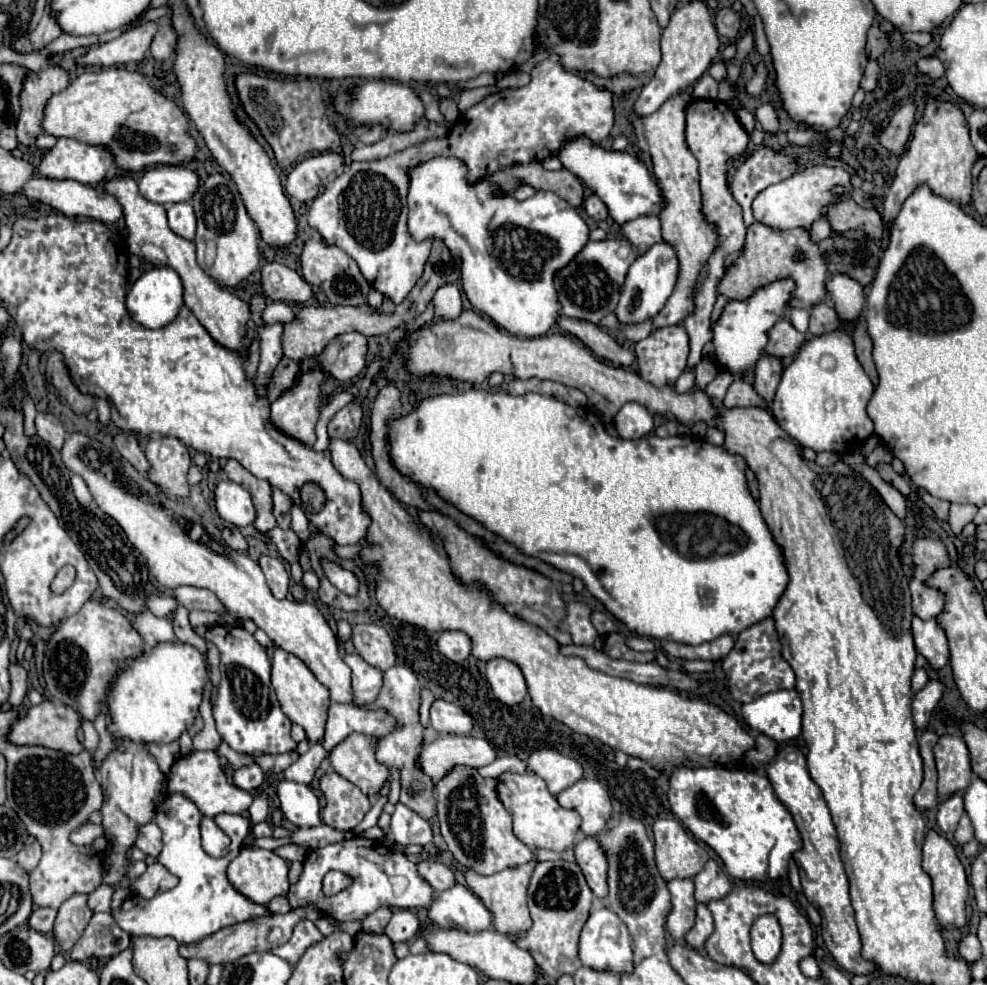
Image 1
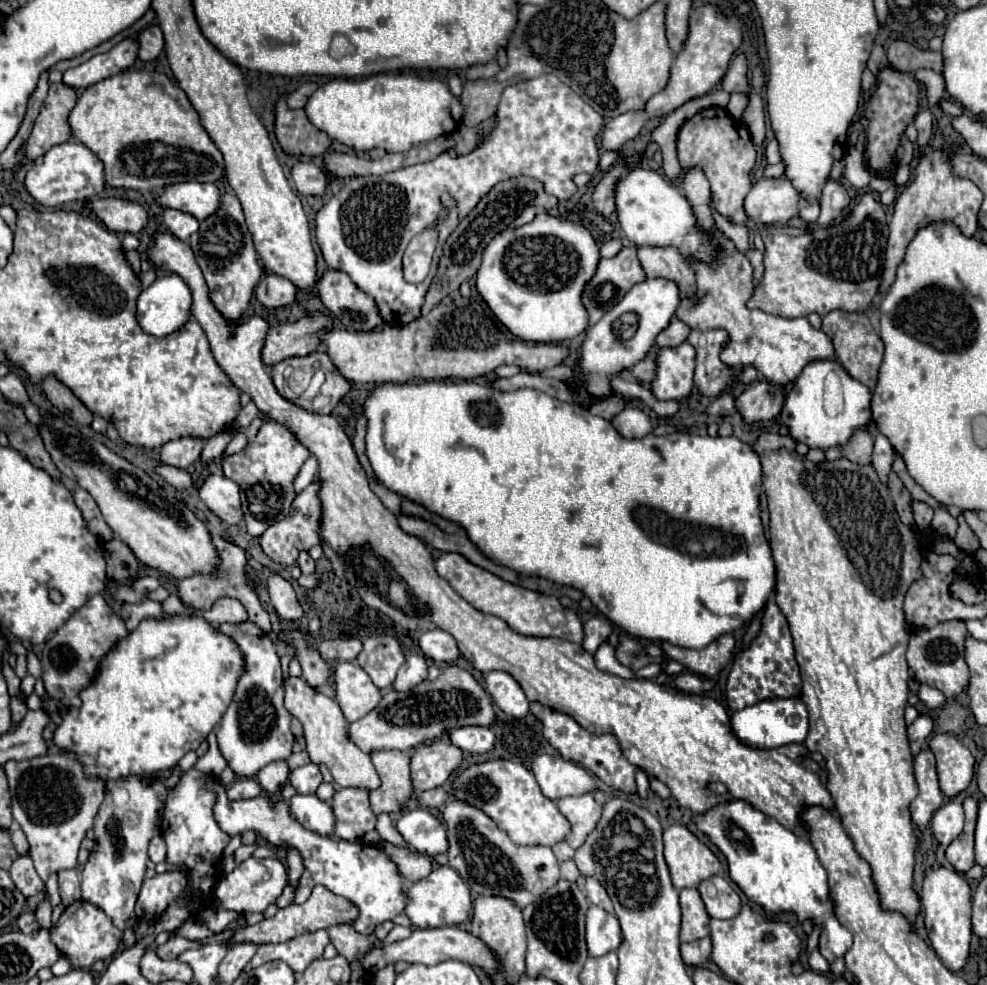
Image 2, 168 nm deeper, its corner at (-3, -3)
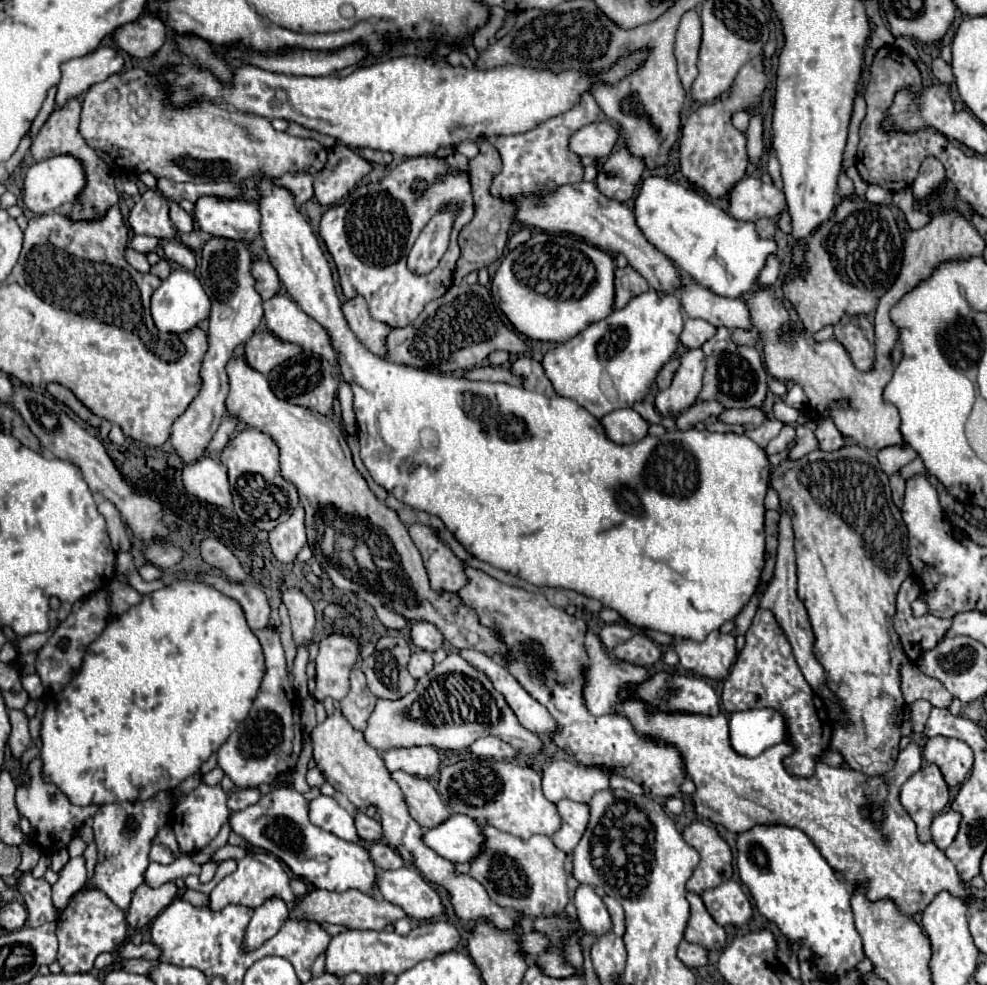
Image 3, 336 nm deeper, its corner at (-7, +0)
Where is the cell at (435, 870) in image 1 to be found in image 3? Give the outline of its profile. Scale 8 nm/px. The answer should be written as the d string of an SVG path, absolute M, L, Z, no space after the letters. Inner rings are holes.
M378 841L378 843L374 843L374 845L370 843L370 845L368 845L368 851L370 851L370 857L374 859L374 863L376 863L380 869L384 869L384 871L404 867L402 855L400 855L394 847L390 847L386 841Z

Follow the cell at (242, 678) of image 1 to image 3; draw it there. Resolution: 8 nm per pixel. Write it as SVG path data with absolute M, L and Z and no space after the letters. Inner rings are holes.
M274 627L254 629L254 635L258 637L266 657L262 685L250 707L248 717L238 723L238 729L232 731L226 743L218 749L218 765L234 781L236 787L258 787L262 783L272 783L280 773L290 773L296 767L304 741L298 719L300 699L286 675L286 659L280 637Z

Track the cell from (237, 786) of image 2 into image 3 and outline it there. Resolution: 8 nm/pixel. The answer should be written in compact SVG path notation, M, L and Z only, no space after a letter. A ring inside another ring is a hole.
M250 787L250 789L234 789L228 795L228 807L230 807L230 811L242 811L248 805L256 803L258 799L260 799L260 791L256 787Z

